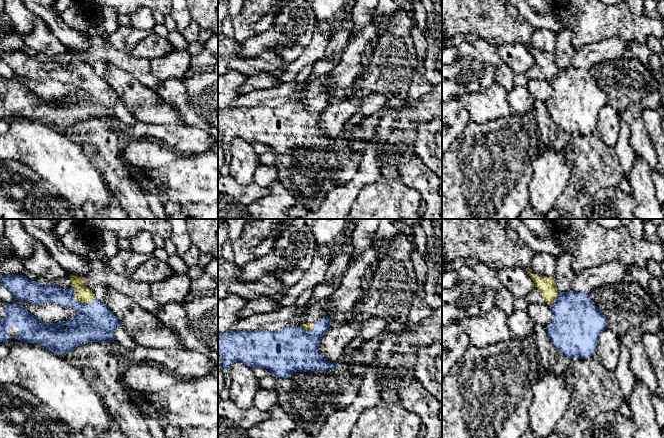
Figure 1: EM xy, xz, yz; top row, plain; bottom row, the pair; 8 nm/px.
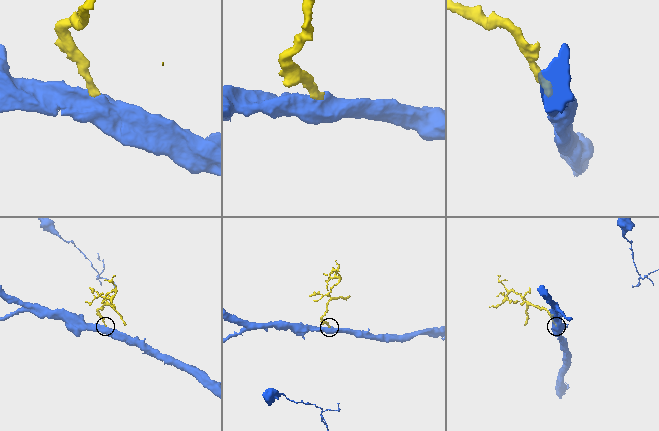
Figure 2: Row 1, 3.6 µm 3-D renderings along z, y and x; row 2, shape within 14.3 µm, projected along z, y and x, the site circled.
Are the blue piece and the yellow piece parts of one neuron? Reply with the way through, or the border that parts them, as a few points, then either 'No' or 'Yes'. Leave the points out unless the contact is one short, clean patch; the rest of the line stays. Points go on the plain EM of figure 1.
Path across: xy (94, 98), (93, 92), (78, 77), (83, 70). Yes

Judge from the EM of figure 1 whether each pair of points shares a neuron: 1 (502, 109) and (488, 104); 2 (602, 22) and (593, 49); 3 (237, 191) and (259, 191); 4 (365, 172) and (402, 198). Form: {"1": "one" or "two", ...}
{"1": "one", "2": "two", "3": "one", "4": "two"}

